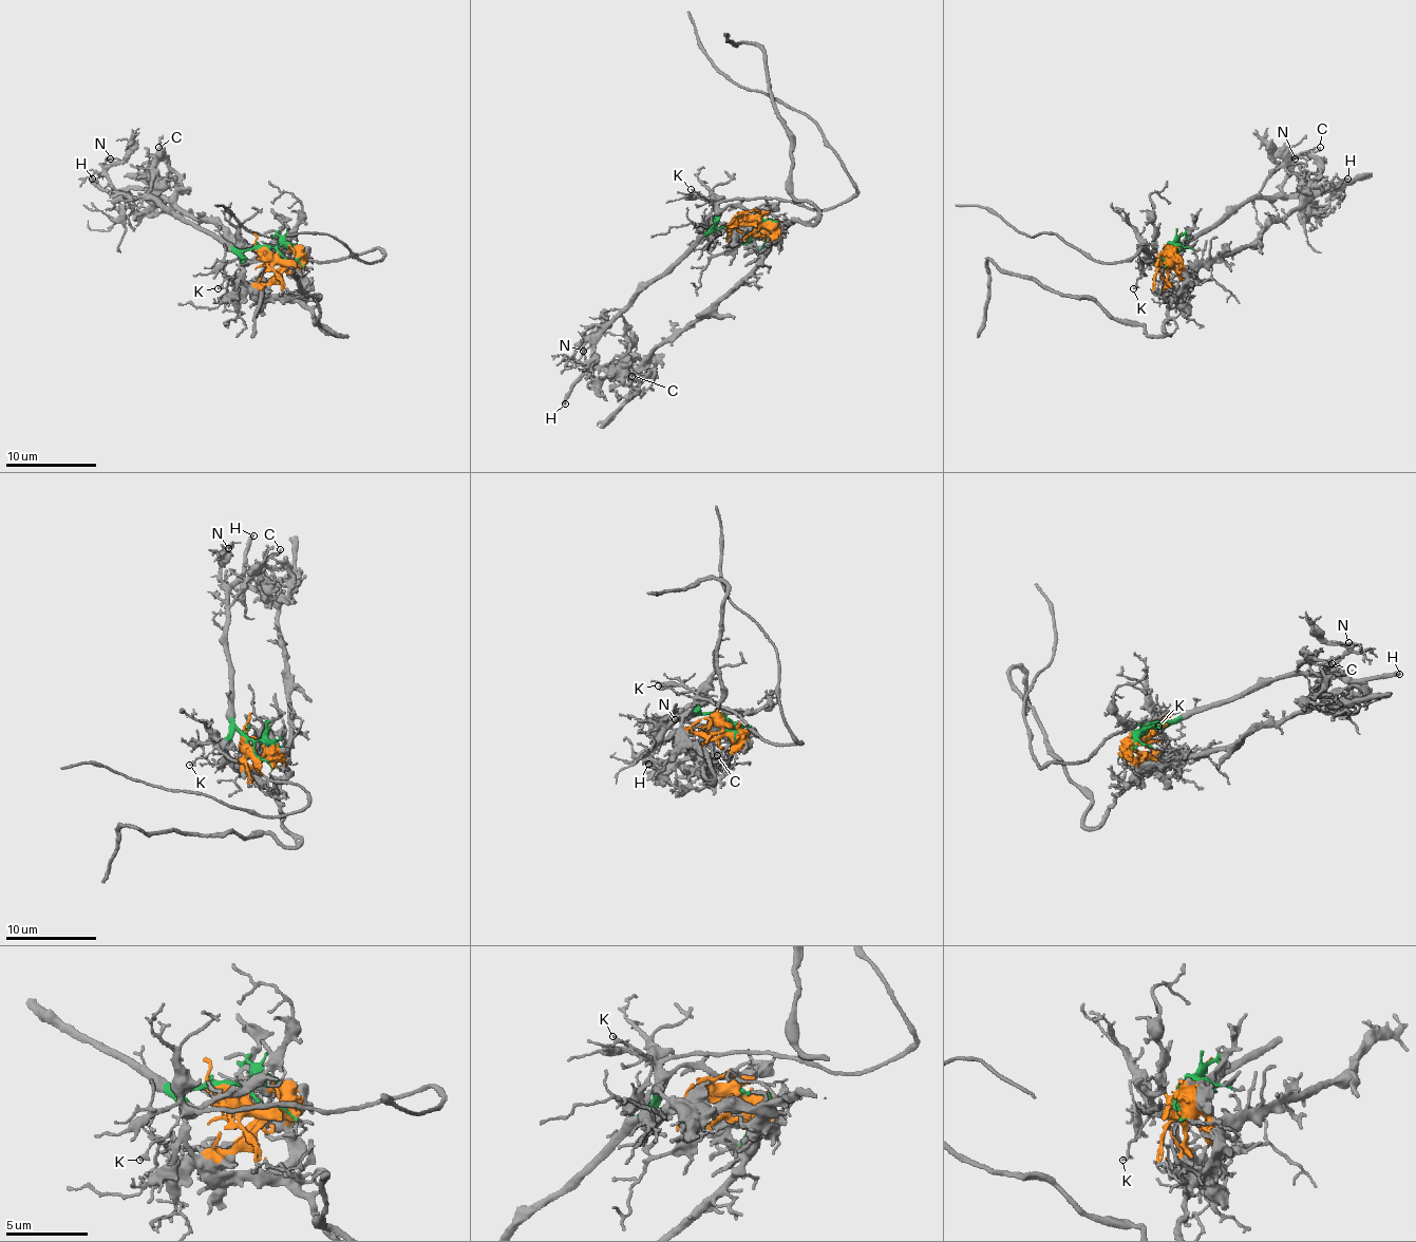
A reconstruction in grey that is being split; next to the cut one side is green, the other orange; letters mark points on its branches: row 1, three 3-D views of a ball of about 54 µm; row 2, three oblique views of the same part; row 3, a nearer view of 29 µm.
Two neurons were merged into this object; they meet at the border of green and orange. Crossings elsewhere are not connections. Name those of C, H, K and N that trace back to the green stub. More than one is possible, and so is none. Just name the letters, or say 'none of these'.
C, H, K, N

